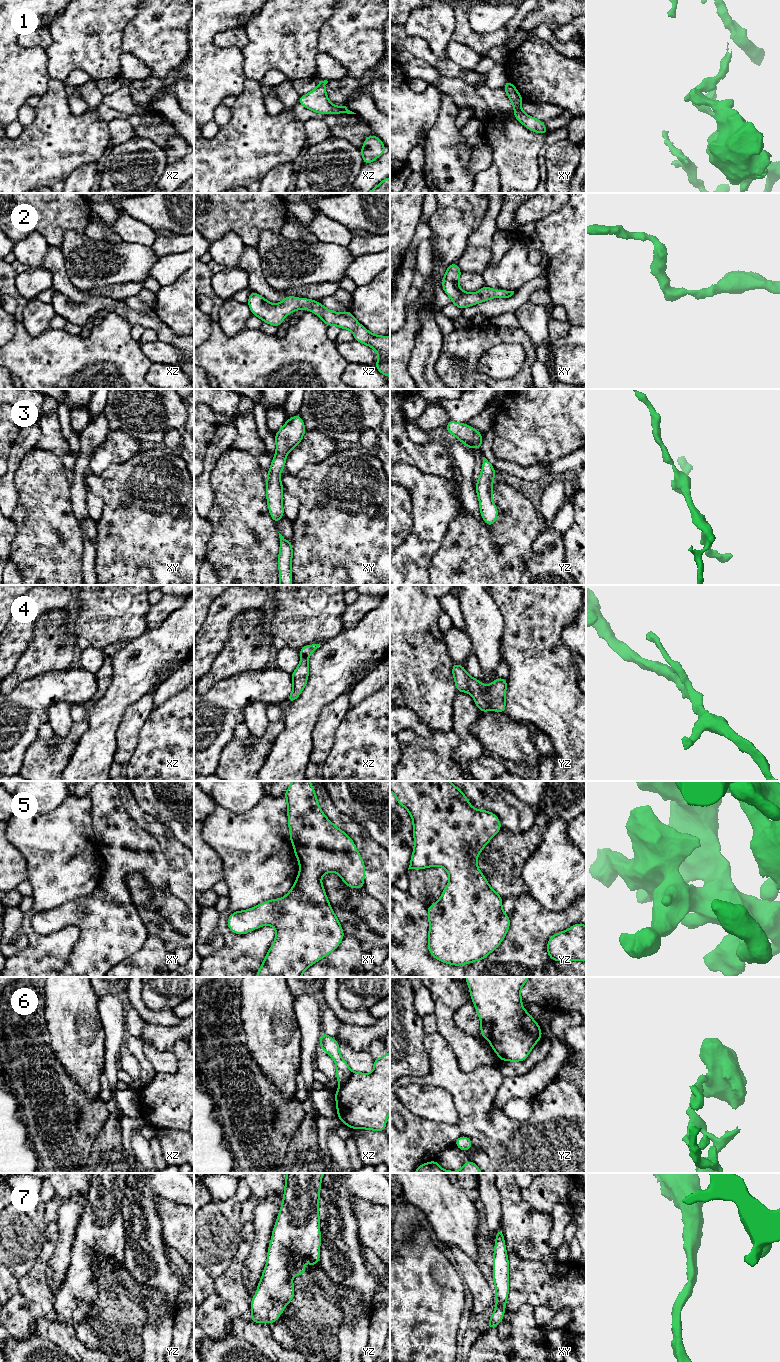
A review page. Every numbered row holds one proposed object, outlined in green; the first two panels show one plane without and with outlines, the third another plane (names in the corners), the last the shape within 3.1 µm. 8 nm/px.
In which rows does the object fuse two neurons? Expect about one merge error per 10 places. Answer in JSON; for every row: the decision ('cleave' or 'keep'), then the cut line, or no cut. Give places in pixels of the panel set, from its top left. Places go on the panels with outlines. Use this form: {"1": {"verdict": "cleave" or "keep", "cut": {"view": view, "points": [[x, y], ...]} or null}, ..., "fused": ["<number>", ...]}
{"1": {"verdict": "cleave", "cut": {"view": "xy", "points": [[520, 106], [514, 109]]}}, "2": {"verdict": "keep", "cut": null}, "3": {"verdict": "keep", "cut": null}, "4": {"verdict": "keep", "cut": null}, "5": {"verdict": "keep", "cut": null}, "6": {"verdict": "cleave", "cut": {"view": "yz", "points": [[481, 1019], [490, 1025], [490, 1040]]}}, "7": {"verdict": "keep", "cut": null}, "fused": ["1", "6"]}

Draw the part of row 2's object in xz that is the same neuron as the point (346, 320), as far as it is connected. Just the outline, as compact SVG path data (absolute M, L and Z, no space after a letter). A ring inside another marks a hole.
M250 292L248 306L254 316L265 323L280 327L282 321L290 313L306 309L319 316L327 326L338 326L349 329L354 334L354 340L363 343L377 351L378 361L375 368L386 377L390 377L390 337L370 333L364 328L348 310L337 313L327 309L318 301L294 296L286 296L280 304L268 302L260 294Z

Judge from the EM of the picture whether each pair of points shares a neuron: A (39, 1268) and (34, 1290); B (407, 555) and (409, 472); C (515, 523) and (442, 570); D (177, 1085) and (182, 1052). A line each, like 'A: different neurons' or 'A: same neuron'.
A: same neuron
B: same neuron
C: same neuron
D: same neuron

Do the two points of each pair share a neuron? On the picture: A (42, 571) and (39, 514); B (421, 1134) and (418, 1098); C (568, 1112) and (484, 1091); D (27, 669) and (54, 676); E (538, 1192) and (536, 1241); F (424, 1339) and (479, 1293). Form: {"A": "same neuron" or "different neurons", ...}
{"A": "same neuron", "B": "same neuron", "C": "same neuron", "D": "different neurons", "E": "different neurons", "F": "different neurons"}

